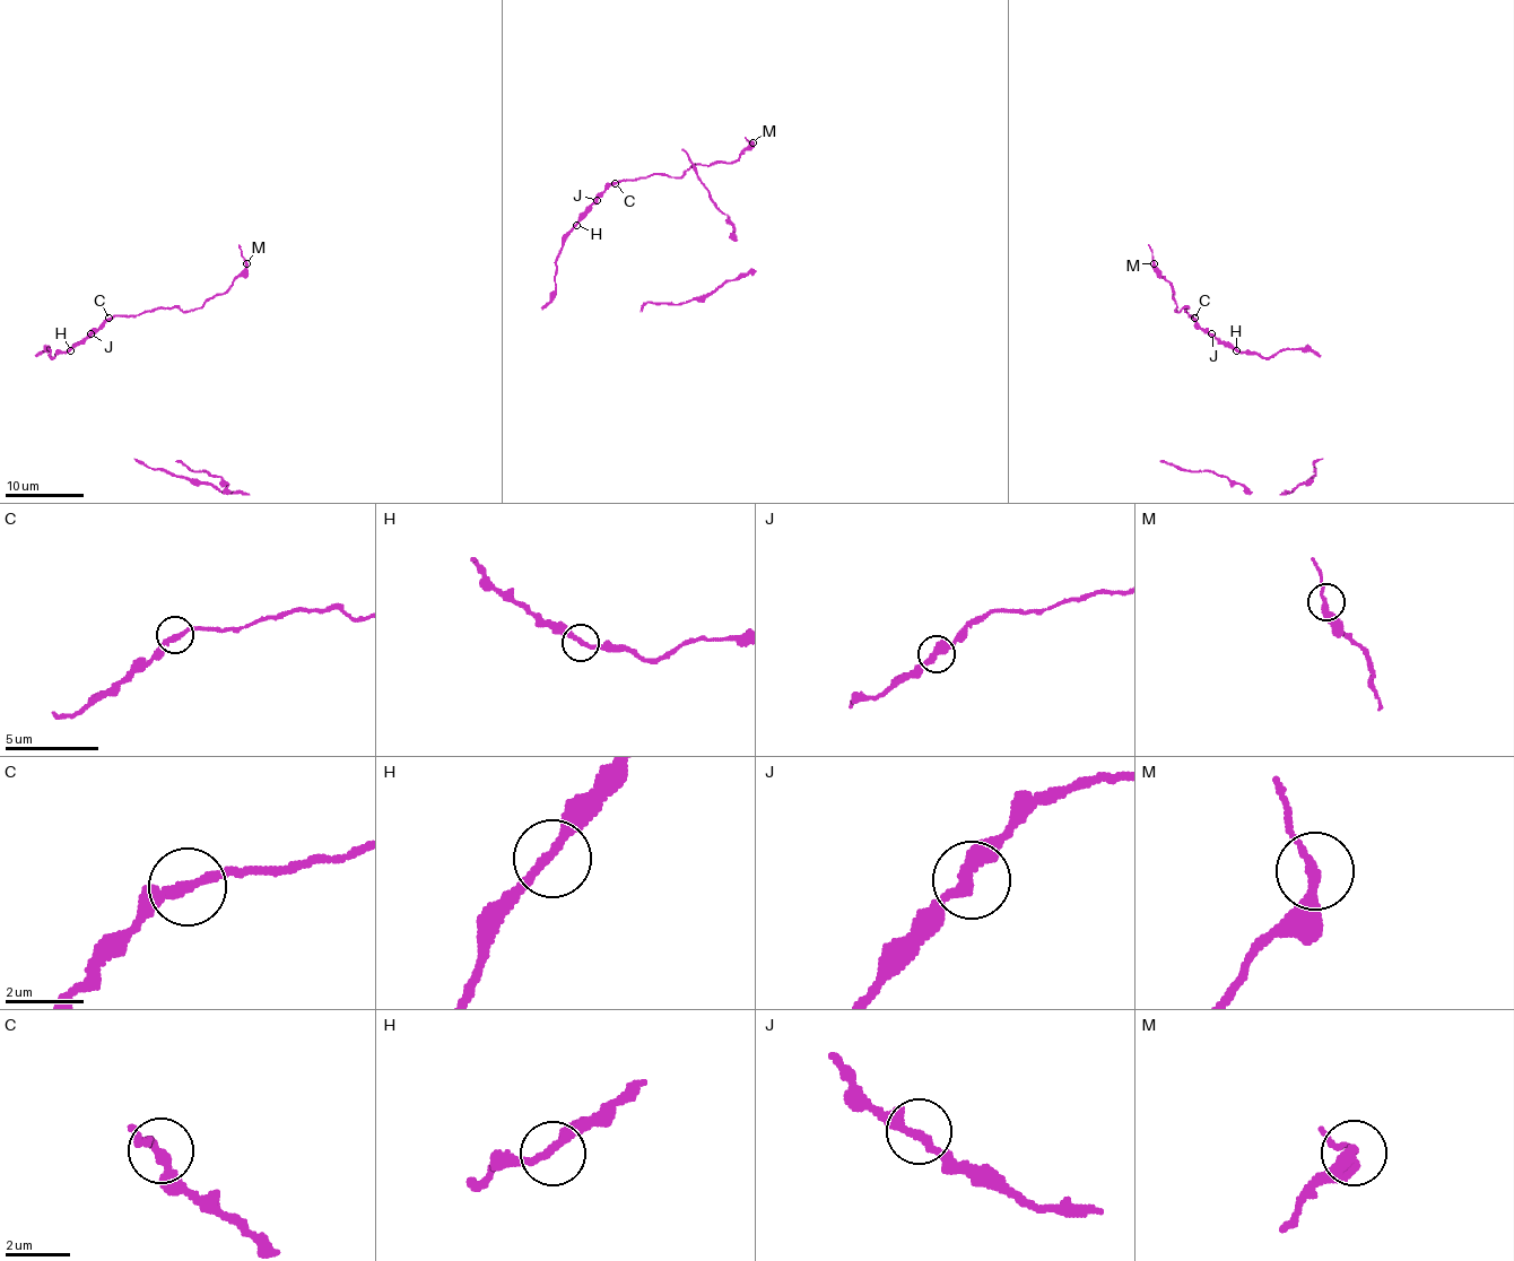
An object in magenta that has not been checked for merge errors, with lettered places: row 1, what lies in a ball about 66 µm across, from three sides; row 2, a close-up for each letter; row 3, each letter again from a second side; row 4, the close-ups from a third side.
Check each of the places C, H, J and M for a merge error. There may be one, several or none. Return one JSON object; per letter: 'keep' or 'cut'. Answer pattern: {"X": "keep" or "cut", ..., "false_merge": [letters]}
{"C": "keep", "H": "keep", "J": "keep", "M": "keep", "false_merge": []}

